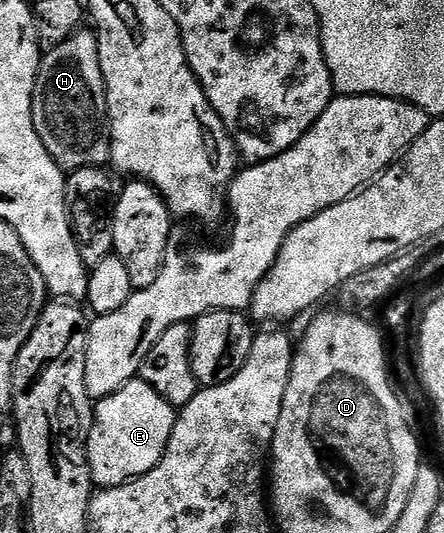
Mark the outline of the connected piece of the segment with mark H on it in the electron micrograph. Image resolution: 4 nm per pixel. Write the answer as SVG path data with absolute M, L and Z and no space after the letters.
M94 31L75 32L56 48L42 53L33 98L33 126L41 142L45 142L53 162L57 162L64 173L103 166L110 161L107 91L99 61L99 38Z

